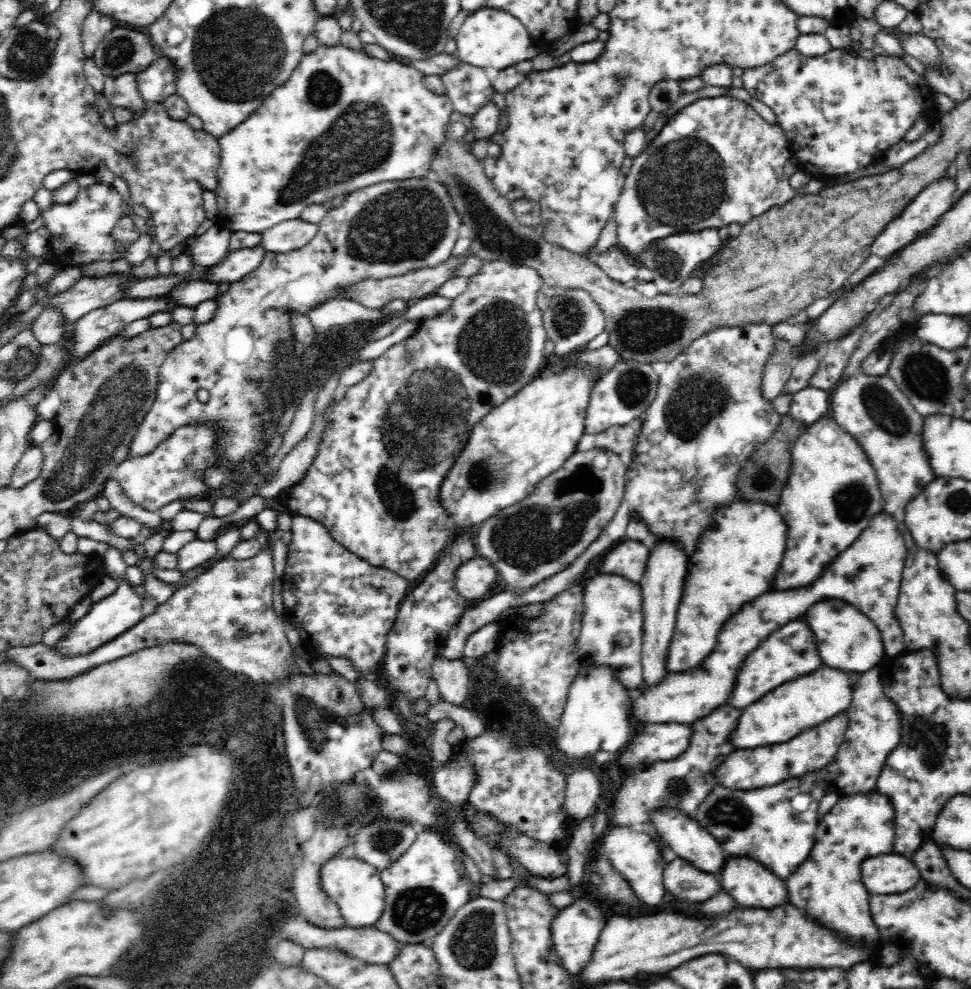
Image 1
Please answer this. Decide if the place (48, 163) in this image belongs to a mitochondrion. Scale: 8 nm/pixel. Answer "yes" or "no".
no

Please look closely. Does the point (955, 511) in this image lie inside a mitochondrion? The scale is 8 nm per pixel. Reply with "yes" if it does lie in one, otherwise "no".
yes

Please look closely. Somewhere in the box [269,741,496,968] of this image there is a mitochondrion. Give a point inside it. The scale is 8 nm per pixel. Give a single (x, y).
(413, 909)

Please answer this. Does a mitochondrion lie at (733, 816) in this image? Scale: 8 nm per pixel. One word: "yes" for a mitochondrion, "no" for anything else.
yes

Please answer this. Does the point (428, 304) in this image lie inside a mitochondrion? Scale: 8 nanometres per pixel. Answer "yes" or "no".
no

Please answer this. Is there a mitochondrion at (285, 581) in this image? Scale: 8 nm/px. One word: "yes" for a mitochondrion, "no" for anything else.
no

